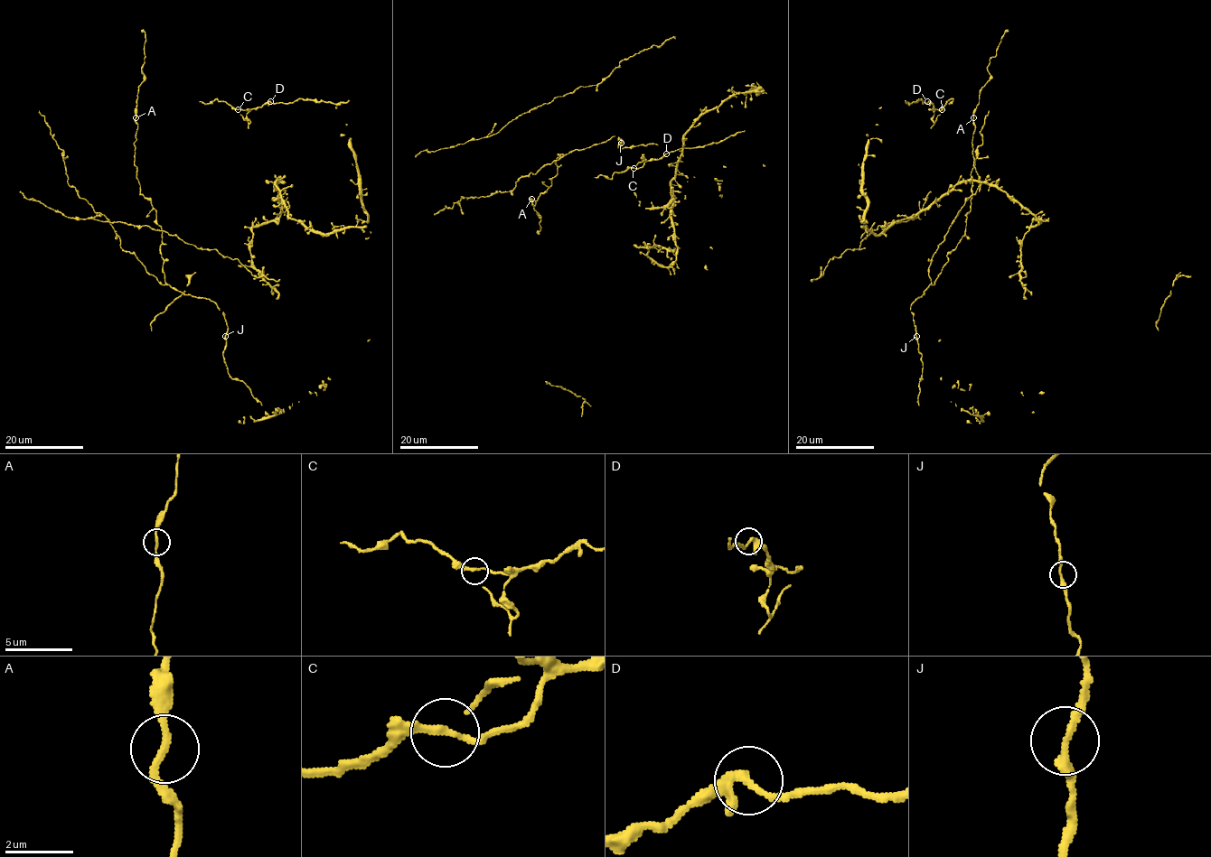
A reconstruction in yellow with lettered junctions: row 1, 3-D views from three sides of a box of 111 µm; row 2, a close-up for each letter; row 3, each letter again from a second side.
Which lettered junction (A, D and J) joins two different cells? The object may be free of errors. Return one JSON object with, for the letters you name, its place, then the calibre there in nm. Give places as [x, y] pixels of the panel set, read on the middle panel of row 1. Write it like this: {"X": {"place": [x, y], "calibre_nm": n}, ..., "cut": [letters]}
{"D": {"place": [666, 153], "calibre_nm": 220}, "cut": ["D"]}

